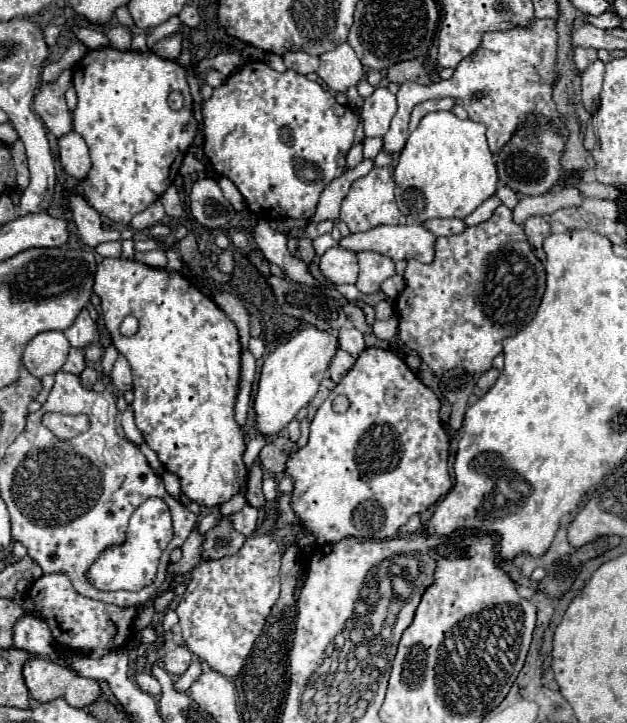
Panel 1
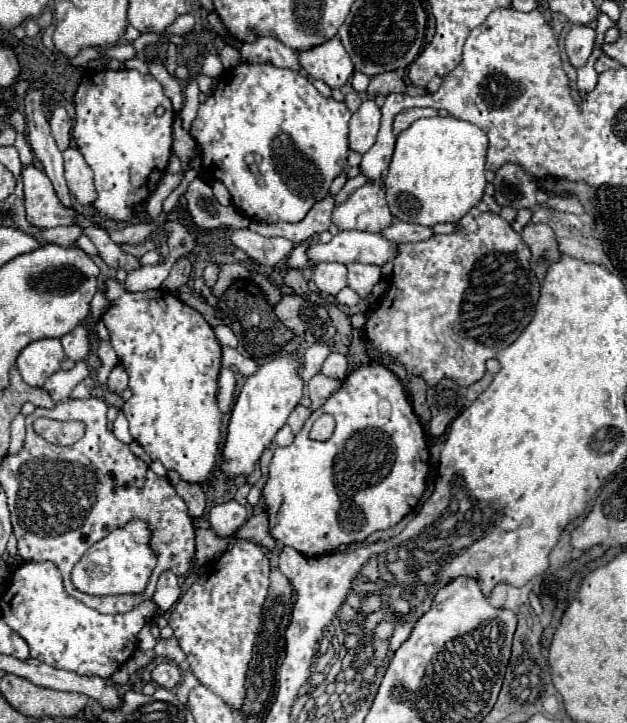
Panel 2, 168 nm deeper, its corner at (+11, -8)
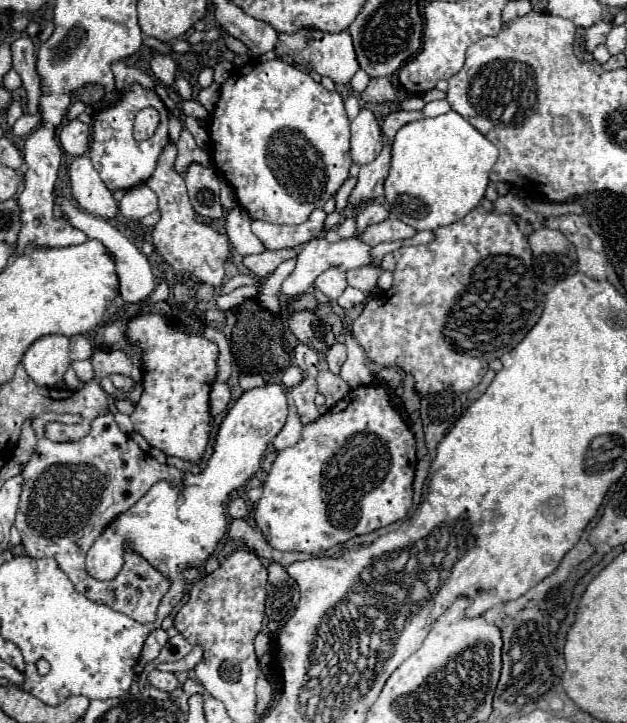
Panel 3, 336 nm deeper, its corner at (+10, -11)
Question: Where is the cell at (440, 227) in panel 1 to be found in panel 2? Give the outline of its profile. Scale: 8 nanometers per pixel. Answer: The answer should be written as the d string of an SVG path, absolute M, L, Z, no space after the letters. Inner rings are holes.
M394 222L394 224L386 226L380 234L398 244L400 242L420 242L420 240L428 240L432 236L432 228L426 228L420 224L410 224L410 222Z

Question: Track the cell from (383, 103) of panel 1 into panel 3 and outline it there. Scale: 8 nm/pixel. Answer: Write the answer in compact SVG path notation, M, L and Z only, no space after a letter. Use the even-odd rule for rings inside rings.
M361 109L361 113L351 121L351 159L357 165L371 163L383 147L379 123L371 109Z

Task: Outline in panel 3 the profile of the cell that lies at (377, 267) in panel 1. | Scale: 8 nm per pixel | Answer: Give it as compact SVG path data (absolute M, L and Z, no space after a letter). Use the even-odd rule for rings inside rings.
M367 265L367 267L359 267L359 269L351 269L347 271L347 283L359 291L371 291L375 285L377 285L377 279L379 275L383 273L381 267L373 267L373 265Z

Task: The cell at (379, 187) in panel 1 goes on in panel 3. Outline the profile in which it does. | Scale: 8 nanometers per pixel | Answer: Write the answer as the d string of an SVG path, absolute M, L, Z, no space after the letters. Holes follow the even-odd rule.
M367 201L361 207L357 207L355 211L355 225L357 225L357 235L363 235L365 229L369 225L381 223L389 217L389 211L385 209L385 205L377 203L377 201Z

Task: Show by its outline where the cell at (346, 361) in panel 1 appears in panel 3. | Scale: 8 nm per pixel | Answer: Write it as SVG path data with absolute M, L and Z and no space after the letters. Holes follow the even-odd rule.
M338 342L334 343L333 347L327 351L327 365L329 365L329 371L333 371L334 374L338 375L346 359L346 346Z

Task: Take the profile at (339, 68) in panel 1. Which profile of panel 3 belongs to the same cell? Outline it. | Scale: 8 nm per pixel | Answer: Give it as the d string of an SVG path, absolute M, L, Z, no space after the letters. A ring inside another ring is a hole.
M301 29L293 35L281 35L279 43L275 47L277 53L281 55L291 55L293 61L301 67L309 67L315 69L319 75L323 77L331 77L333 83L349 83L351 77L355 75L355 71L359 69L359 63L355 59L353 53L353 43L351 43L351 35L347 31L341 33L323 33L317 29Z

